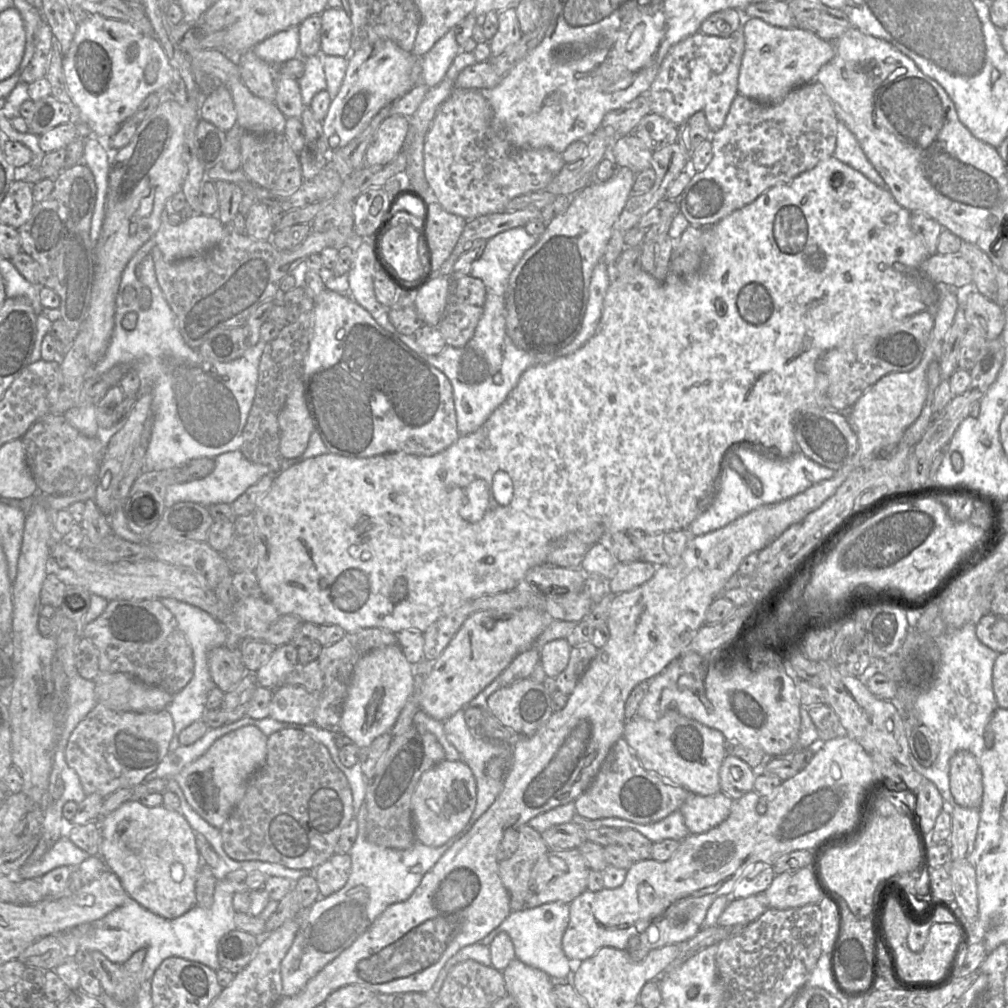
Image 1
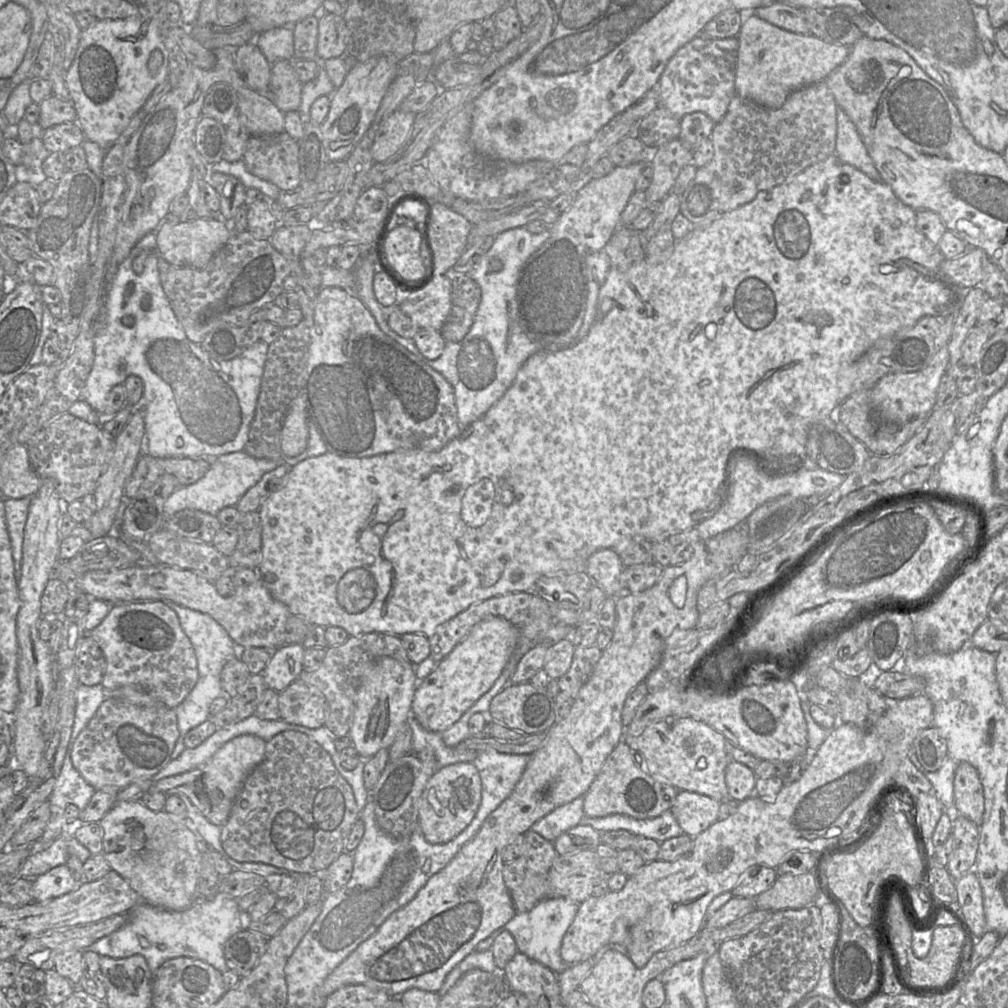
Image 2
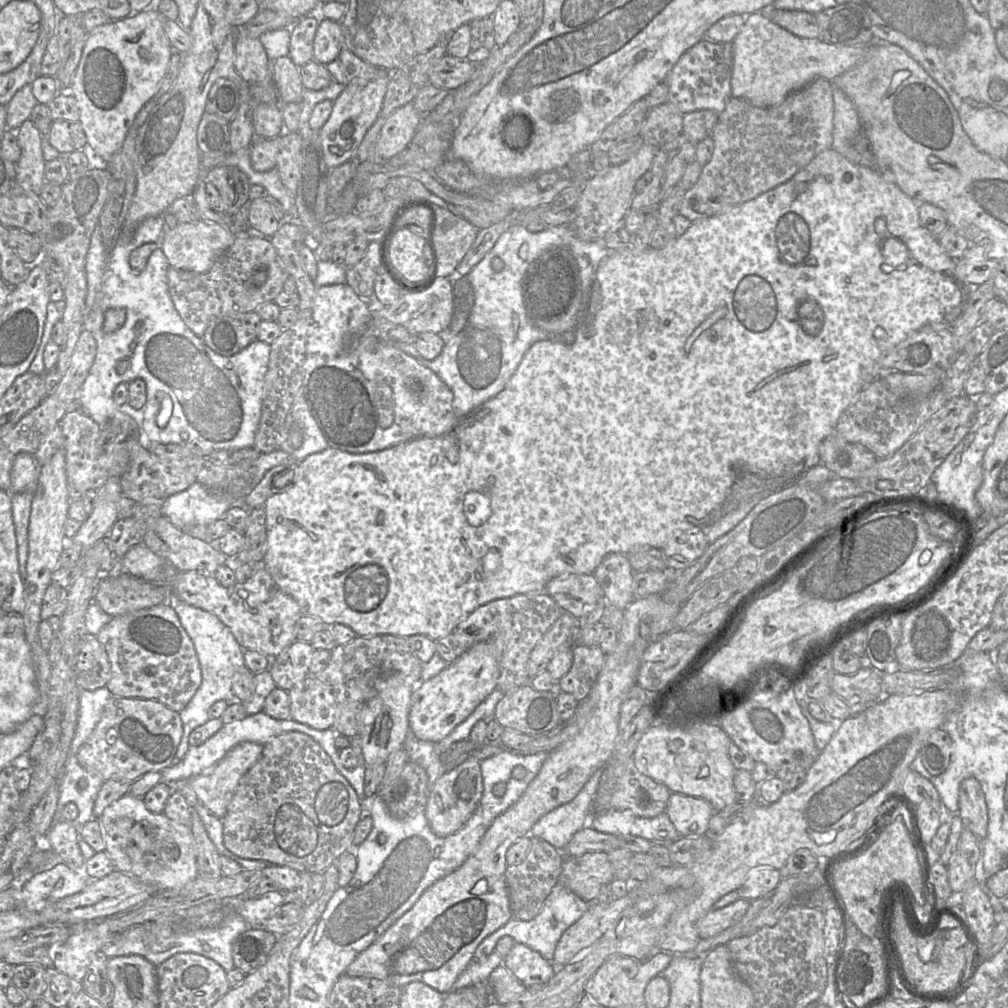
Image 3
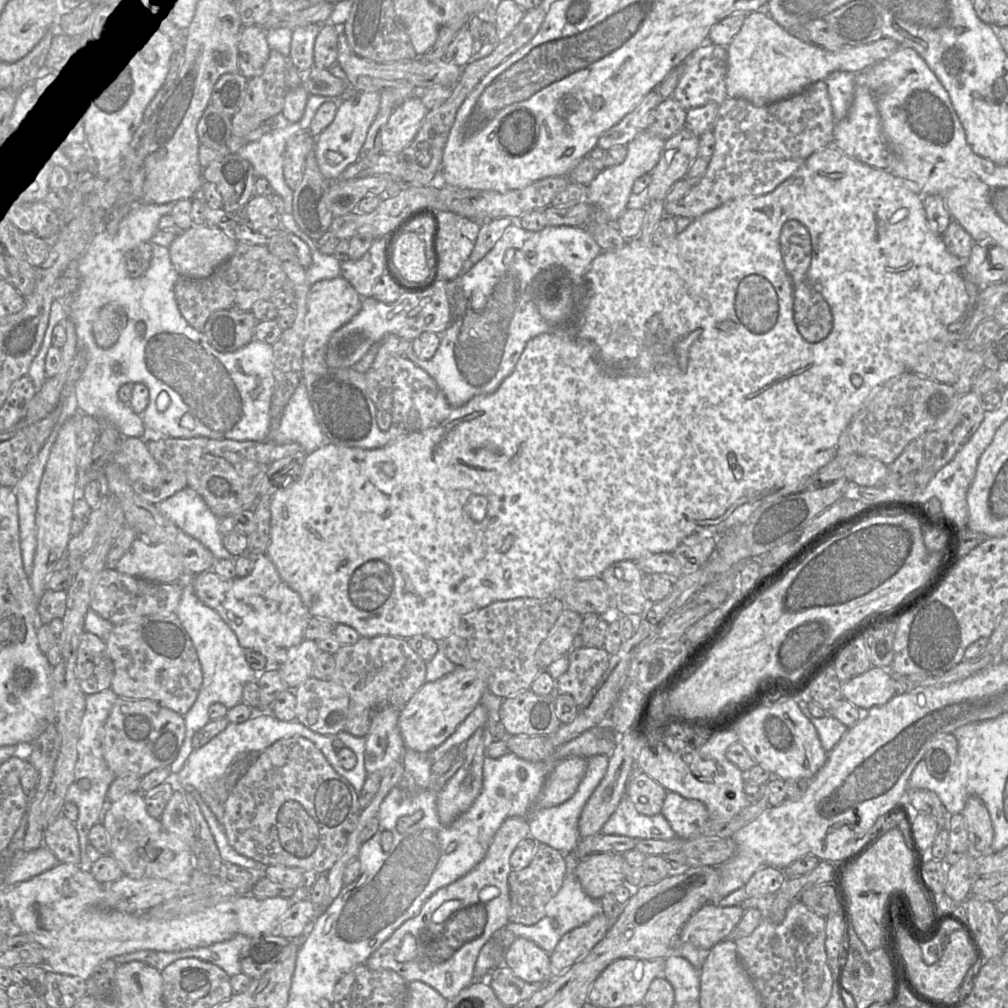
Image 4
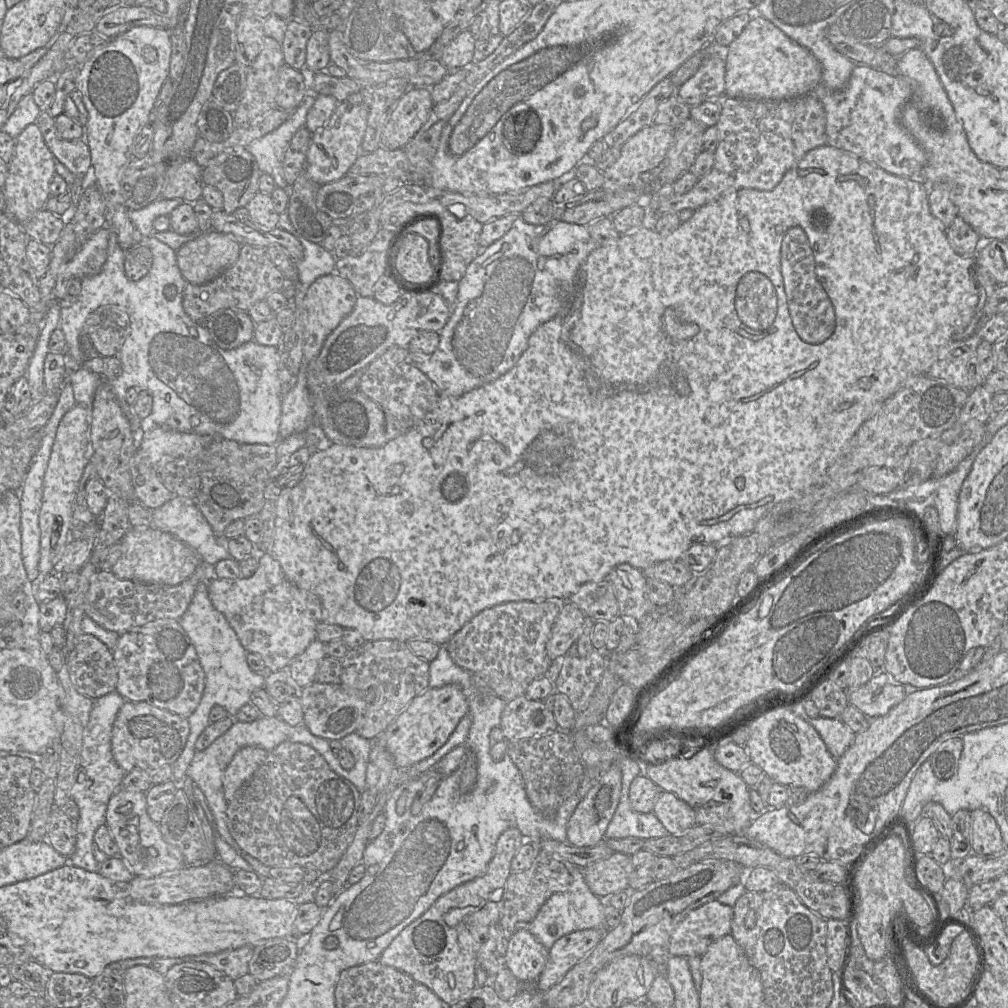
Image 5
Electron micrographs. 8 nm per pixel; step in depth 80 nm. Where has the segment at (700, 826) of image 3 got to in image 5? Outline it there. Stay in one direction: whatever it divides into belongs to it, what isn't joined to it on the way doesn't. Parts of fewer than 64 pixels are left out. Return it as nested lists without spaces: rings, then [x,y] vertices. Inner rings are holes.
[[[661,792],[652,813],[671,835],[682,834],[696,825],[694,809],[671,792]]]

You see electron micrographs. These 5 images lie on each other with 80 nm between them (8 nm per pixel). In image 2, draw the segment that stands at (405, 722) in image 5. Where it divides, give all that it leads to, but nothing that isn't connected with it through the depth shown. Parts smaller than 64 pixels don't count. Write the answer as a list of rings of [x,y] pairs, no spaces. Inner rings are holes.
[[[488,616],[475,624],[469,634],[438,662],[435,670],[419,682],[412,701],[412,712],[420,725],[427,730],[442,733],[457,722],[493,686],[519,640],[519,630],[500,616]]]

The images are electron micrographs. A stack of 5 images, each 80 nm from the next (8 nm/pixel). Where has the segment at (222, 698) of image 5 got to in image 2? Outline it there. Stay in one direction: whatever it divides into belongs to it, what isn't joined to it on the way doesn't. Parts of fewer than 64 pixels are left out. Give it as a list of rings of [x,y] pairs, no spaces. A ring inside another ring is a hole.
[[[172,601],[163,602],[177,614],[180,626],[194,648],[199,672],[199,678],[193,690],[186,699],[174,709],[177,715],[178,729],[180,732],[175,748],[171,754],[171,760],[175,760],[186,749],[184,744],[186,734],[210,718],[209,708],[211,703],[218,697],[227,696],[221,685],[221,672],[224,665],[229,660],[238,656],[239,648],[231,639],[225,628],[210,615]]]

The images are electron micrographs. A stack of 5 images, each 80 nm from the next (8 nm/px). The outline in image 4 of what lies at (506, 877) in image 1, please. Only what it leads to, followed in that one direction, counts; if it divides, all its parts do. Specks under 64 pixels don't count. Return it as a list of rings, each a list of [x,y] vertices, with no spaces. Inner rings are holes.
[[[538,843],[530,864],[522,870],[512,870],[508,876],[510,909],[509,923],[526,926],[536,924],[545,916],[546,904],[559,892],[566,875],[565,854]]]

